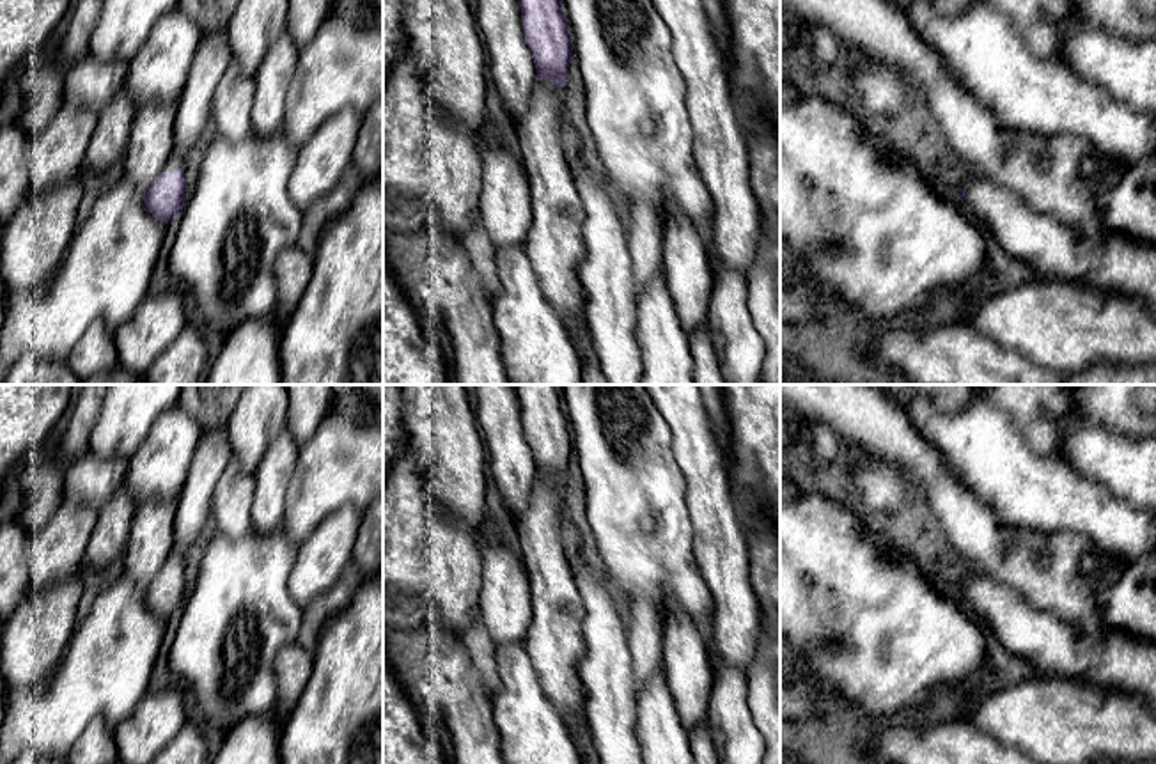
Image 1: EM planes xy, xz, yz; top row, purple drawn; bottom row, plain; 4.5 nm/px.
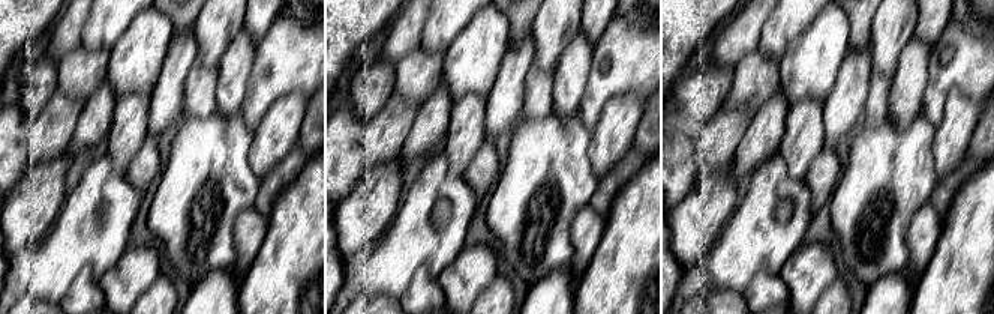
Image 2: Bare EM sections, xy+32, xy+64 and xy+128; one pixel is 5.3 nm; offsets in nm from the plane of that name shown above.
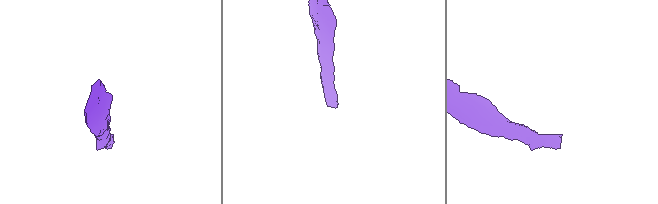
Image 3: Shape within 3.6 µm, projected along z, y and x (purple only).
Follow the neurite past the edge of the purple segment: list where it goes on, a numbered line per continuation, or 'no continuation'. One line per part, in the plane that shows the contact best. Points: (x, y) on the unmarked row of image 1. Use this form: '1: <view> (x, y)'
1: xy (174, 559)

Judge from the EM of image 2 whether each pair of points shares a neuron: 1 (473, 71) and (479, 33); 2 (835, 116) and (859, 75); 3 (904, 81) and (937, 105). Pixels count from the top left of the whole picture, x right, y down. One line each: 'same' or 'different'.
1: same
2: same
3: different

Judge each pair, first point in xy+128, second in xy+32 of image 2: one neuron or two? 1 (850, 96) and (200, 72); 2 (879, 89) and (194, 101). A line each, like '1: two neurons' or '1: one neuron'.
1: two neurons
2: one neuron

